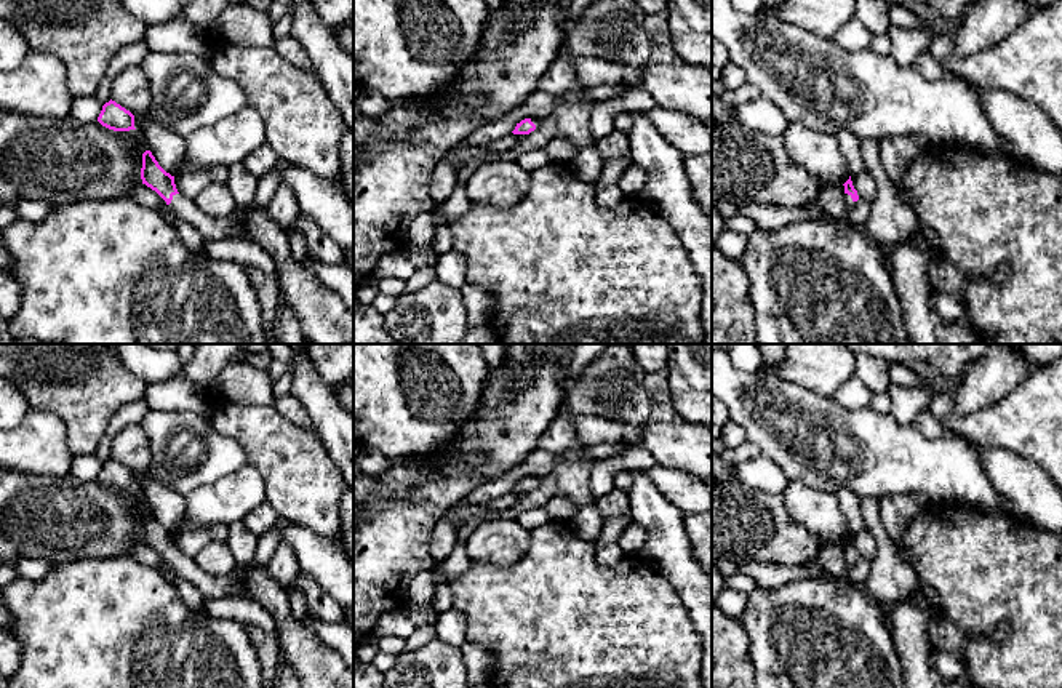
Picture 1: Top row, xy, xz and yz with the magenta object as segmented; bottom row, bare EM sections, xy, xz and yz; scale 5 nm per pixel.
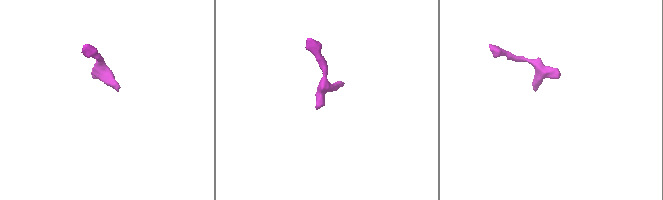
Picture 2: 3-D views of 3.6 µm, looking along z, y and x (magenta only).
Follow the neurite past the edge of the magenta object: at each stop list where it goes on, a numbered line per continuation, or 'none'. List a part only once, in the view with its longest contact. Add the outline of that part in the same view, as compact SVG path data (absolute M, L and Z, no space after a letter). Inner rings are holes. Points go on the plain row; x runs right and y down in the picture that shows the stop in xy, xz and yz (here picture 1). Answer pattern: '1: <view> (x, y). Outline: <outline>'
1: xy (210, 586). Outline: M280 518L280 522L267 530L258 539L258 550L250 562L250 565L243 570L234 570L230 574L226 576L213 576L205 573L197 566L194 562L194 555L186 555L182 552L173 554L171 562L168 566L178 574L178 578L184 578L190 581L203 595L205 600L214 597L226 597L235 592L240 582L245 582L248 574L256 568L267 565L277 550L280 542L280 528L291 522Z

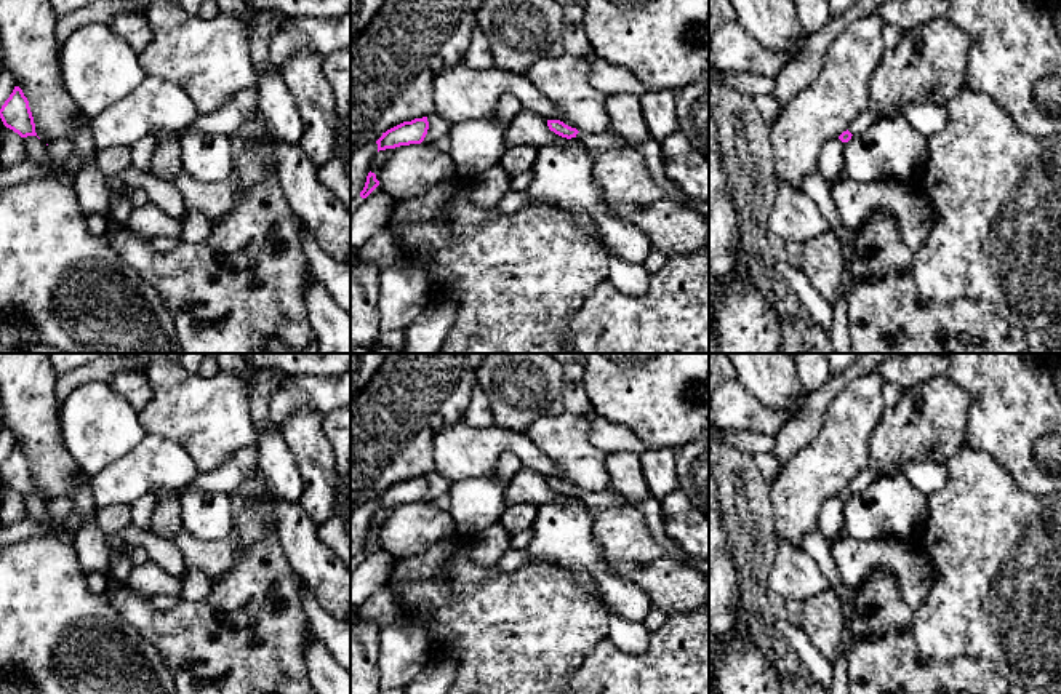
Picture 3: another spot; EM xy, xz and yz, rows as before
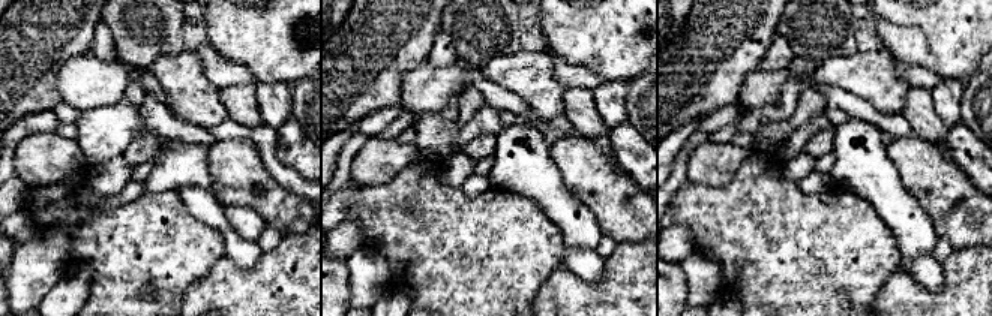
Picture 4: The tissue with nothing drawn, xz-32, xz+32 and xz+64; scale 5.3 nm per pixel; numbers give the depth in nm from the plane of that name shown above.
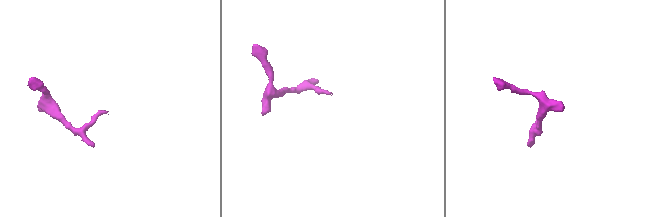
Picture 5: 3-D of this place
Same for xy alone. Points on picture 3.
none

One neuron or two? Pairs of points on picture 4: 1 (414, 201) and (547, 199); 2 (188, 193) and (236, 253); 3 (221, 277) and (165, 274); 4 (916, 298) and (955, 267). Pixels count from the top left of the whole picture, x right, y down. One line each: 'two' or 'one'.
1: two
2: one
3: two
4: one

